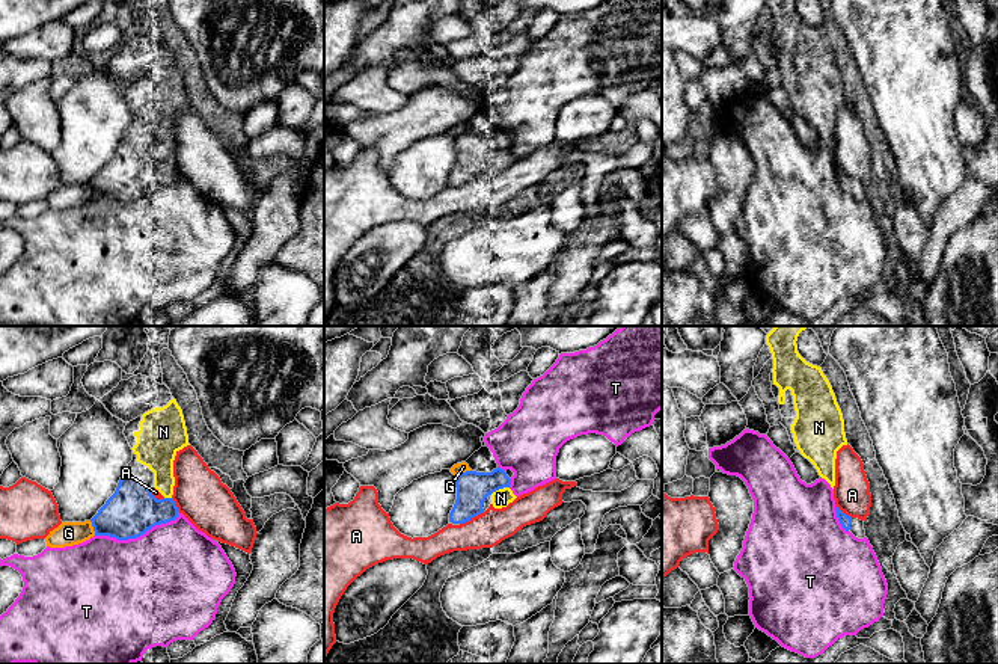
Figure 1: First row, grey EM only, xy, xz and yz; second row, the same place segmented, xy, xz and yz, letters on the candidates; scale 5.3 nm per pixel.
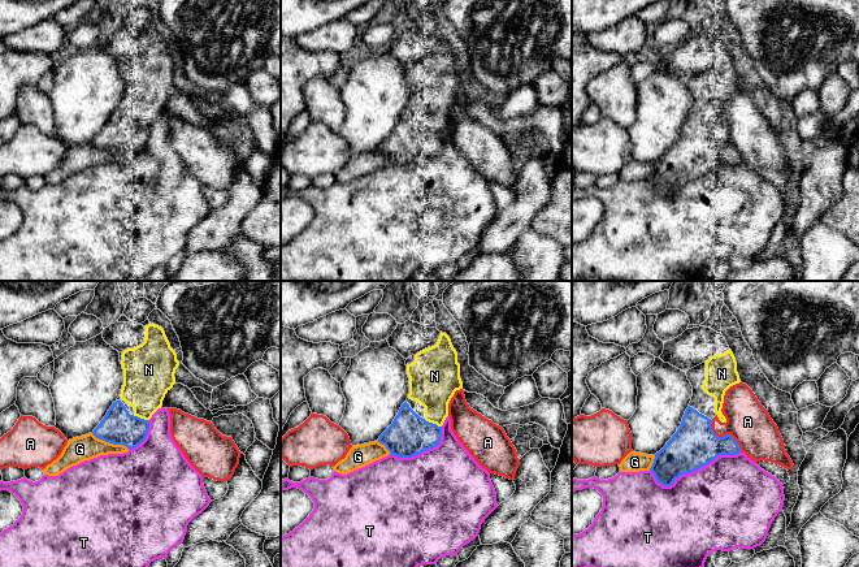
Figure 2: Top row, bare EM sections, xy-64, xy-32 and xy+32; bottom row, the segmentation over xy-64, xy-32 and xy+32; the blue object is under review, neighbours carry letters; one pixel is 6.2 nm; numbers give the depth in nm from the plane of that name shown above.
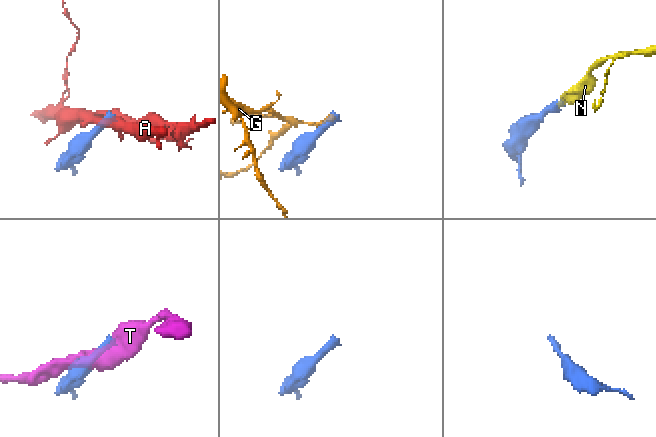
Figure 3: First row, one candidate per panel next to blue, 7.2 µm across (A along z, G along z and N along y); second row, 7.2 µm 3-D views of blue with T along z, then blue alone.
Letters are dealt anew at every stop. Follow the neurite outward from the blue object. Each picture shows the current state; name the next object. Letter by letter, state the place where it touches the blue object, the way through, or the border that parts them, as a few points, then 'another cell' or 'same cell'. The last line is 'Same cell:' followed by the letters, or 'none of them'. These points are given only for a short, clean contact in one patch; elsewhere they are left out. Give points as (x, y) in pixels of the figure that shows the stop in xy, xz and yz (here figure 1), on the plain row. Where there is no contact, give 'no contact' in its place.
A: xz (472, 178) | another cell
G: xy (94, 190) | another cell
N: xz (499, 150) | same cell
T: xy (137, 198) | another cell
Same cell: N

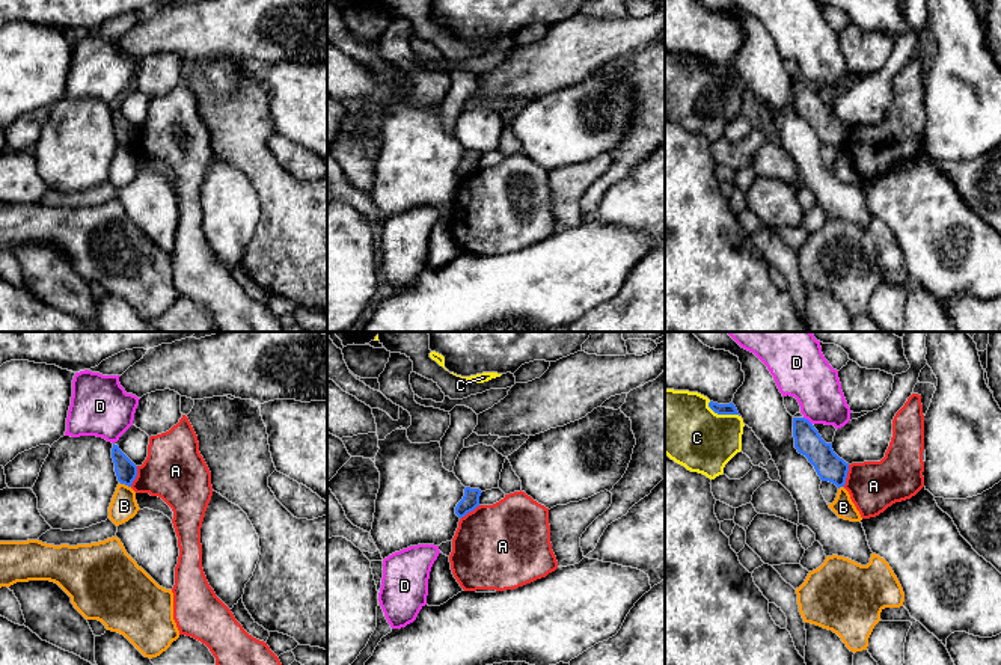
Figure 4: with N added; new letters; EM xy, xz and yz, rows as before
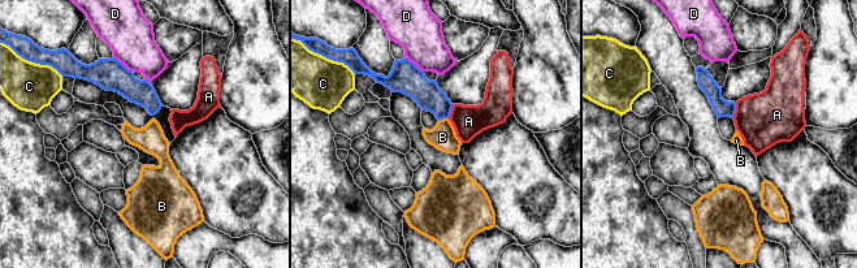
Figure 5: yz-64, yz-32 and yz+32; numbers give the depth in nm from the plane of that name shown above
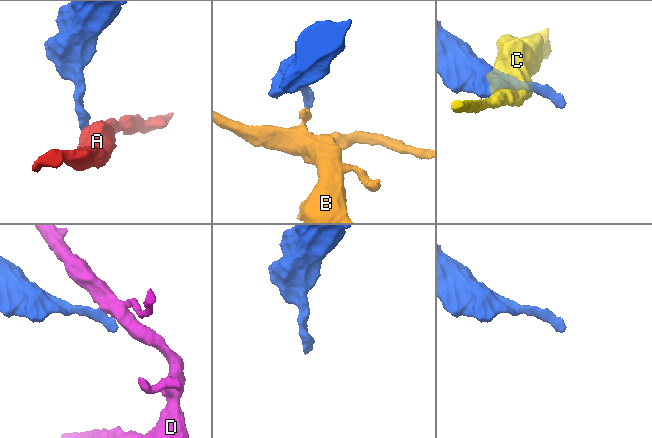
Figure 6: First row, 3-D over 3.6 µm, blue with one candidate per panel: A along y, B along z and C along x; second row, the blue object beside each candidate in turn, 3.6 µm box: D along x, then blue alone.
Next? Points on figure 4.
A: yz (846, 137) | along yz (849, 127), (843, 148) | another cell
B: xy (125, 147) | along xy (119, 144), (130, 150) | another cell
C: yz (722, 76) | another cell
D: yz (808, 83) | along yz (804, 79), (811, 86) | another cell
Same cell: none of them

